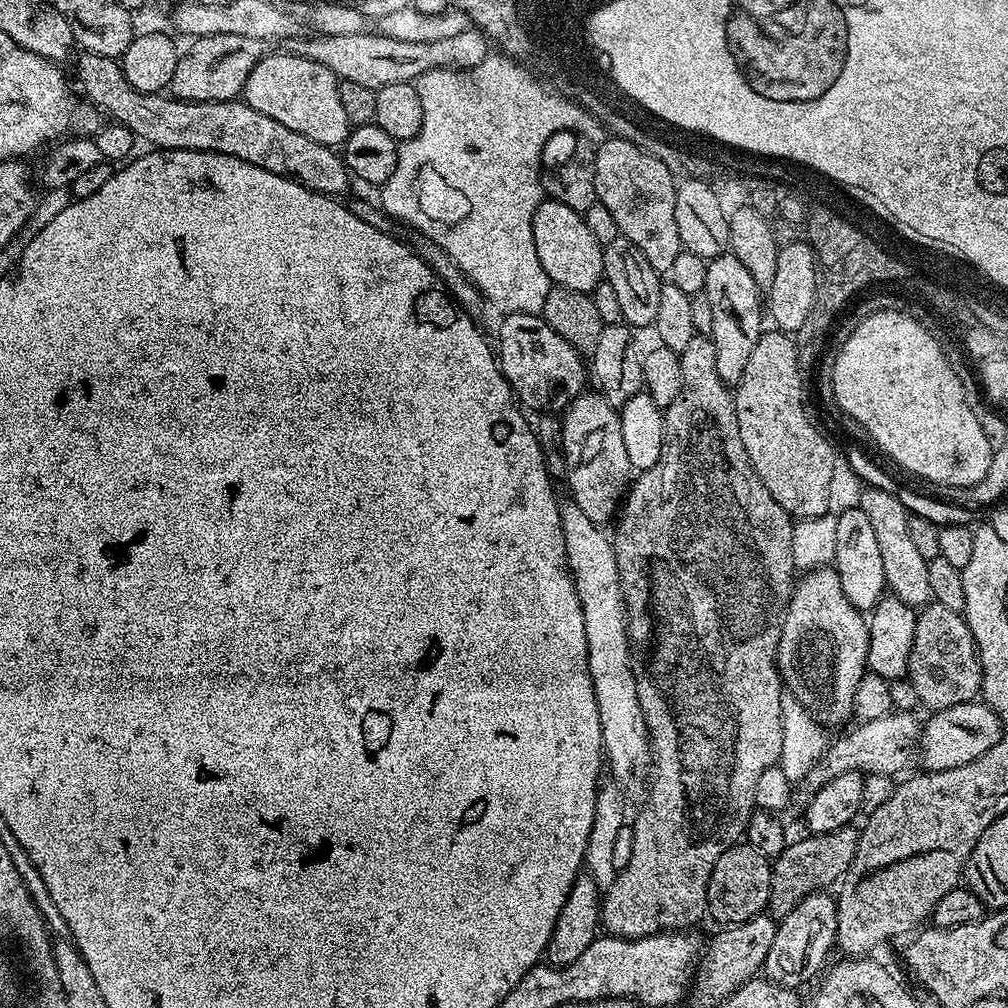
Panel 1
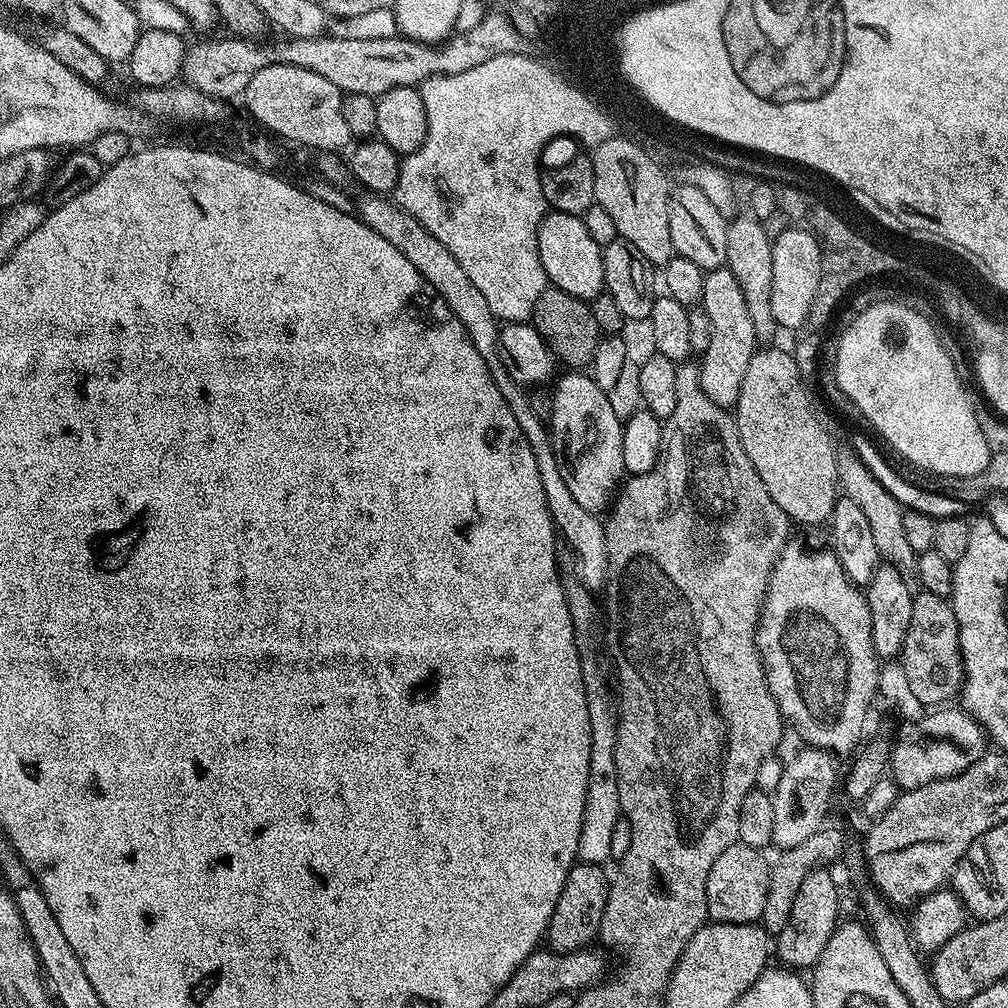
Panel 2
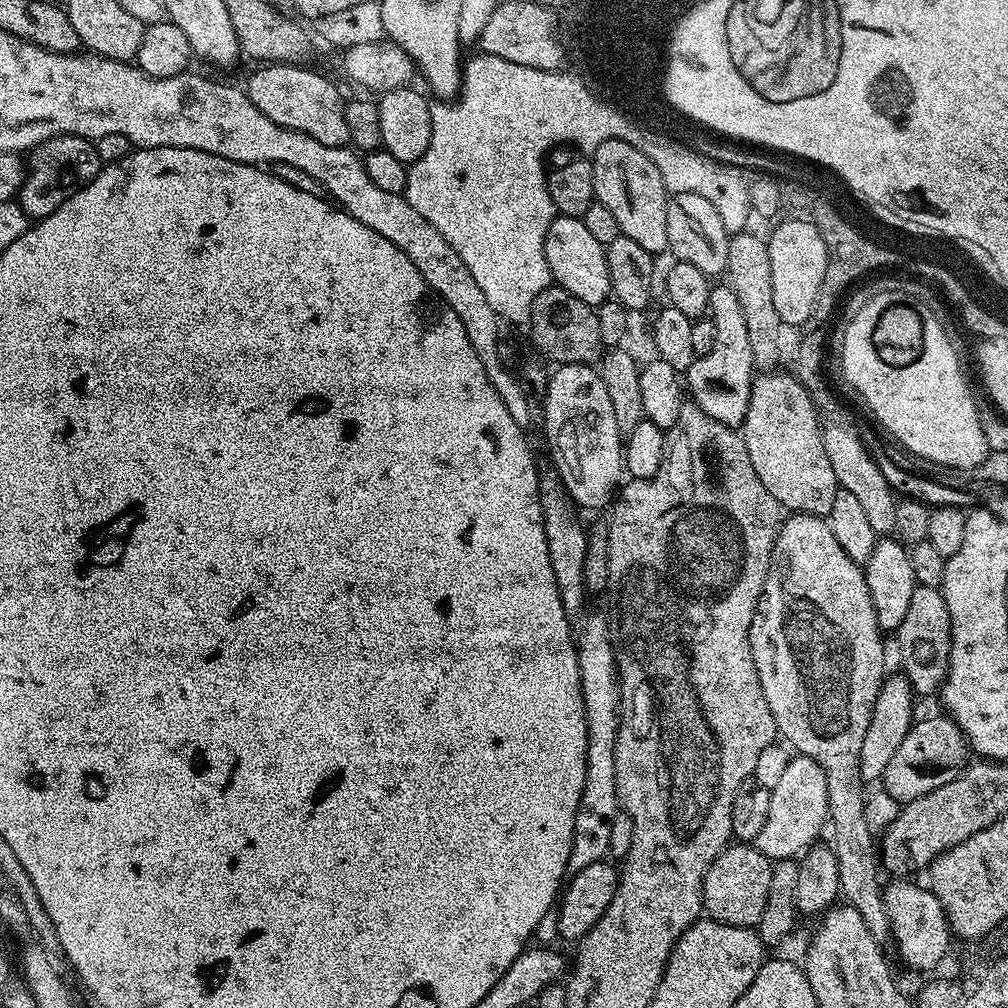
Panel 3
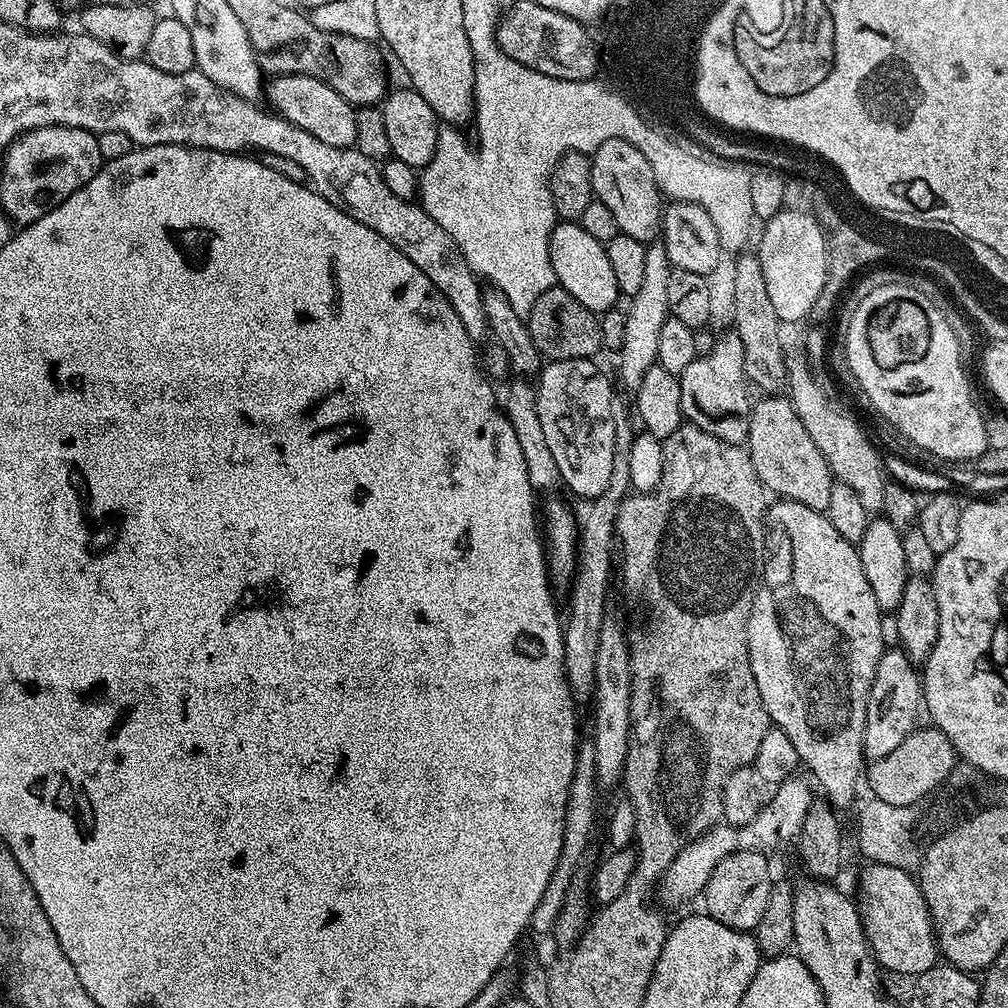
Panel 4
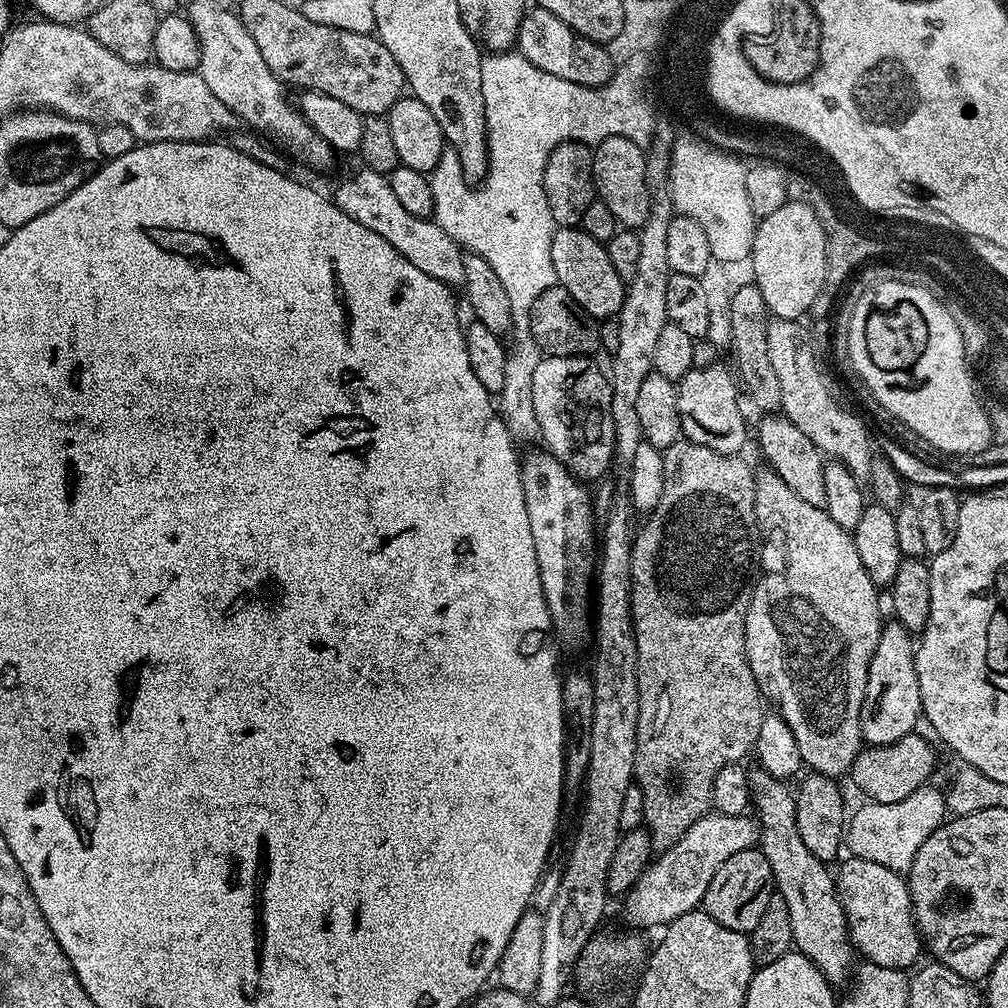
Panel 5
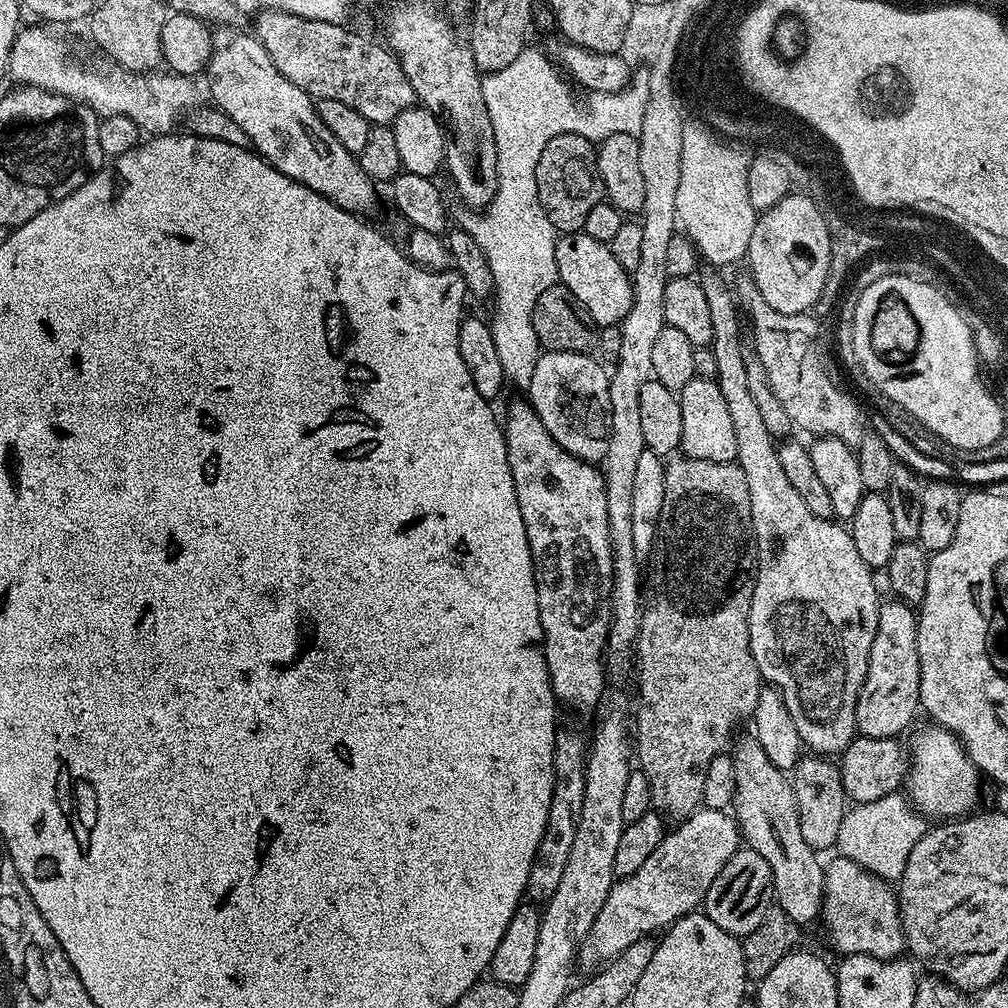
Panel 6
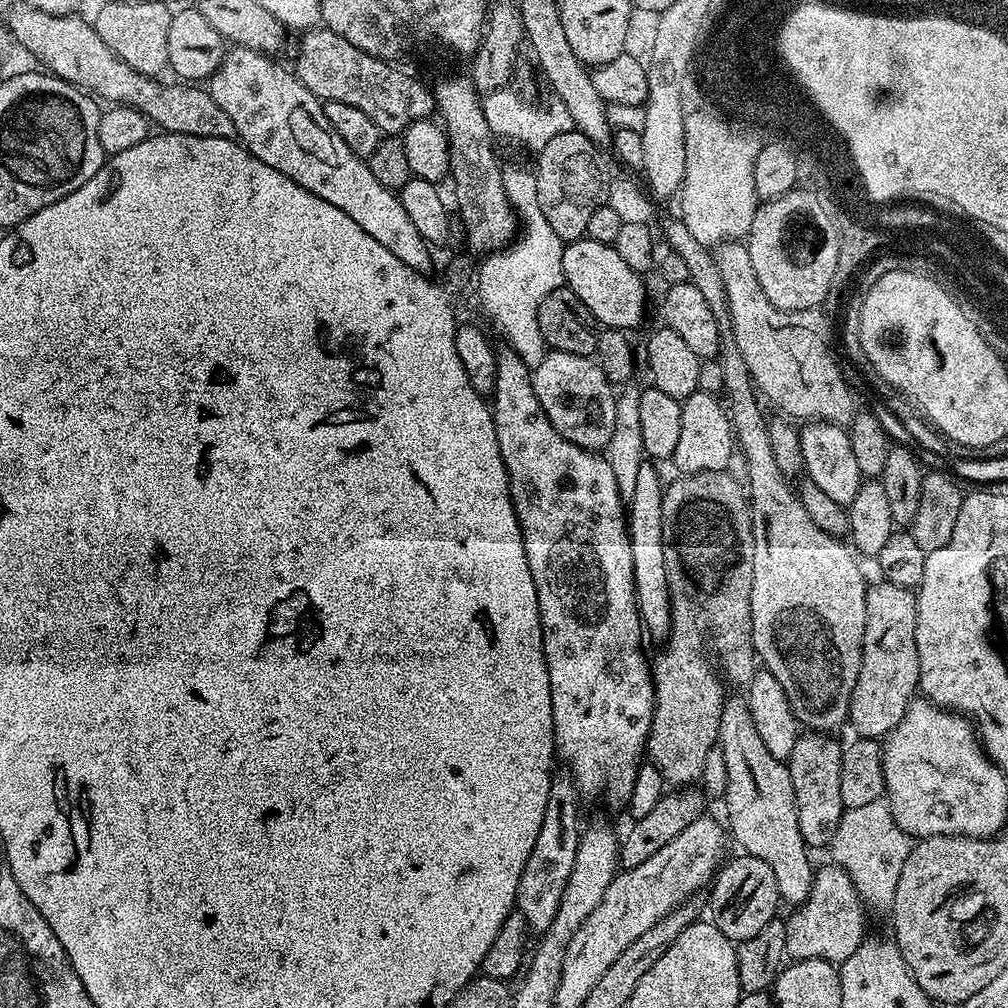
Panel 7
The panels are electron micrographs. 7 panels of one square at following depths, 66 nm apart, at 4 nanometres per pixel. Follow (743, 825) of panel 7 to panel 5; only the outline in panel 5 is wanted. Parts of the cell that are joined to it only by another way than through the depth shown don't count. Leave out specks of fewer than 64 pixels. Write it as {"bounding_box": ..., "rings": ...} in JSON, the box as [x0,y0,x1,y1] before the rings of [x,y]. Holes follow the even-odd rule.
{"bounding_box":[750,772,854,986],"rings":[[[757,772],[750,783],[758,817],[758,848],[770,862],[775,891],[786,902],[786,910],[790,910],[795,951],[810,958],[810,962],[822,970],[829,984],[839,986],[844,979],[844,983],[849,979],[854,949],[848,937],[848,919],[840,897],[836,895],[833,873],[828,873],[829,865],[825,861],[806,850],[806,842],[802,842],[802,834],[798,834],[795,795],[791,791],[788,793],[784,789],[787,787],[767,772]]]}

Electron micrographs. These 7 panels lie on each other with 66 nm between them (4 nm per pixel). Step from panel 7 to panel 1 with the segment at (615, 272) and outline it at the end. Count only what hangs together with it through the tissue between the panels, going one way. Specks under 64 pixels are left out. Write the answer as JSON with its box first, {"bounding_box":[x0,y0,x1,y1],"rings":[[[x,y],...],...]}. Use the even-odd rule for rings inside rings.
{"bounding_box":[532,198,604,294],"rings":[[[545,198],[540,201],[532,225],[534,250],[538,250],[538,262],[542,262],[542,270],[546,270],[549,280],[555,287],[591,294],[602,283],[604,249],[598,238],[590,234],[590,226],[586,226],[581,213],[570,210],[570,206],[562,206],[562,202]]]}

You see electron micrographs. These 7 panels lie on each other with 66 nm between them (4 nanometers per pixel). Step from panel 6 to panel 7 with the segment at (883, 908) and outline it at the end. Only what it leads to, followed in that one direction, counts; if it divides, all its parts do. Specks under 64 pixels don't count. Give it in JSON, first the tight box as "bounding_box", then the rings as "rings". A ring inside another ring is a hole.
{"bounding_box":[786,862,866,966],"rings":[[[835,862],[827,863],[815,869],[810,894],[804,903],[793,911],[796,913],[790,918],[787,917],[786,946],[788,956],[792,960],[825,960],[839,966],[846,962],[846,958],[850,958],[850,954],[854,954],[854,950],[858,950],[858,946],[866,938],[864,932],[866,905],[861,900],[850,874],[846,874],[846,870],[842,870]]]}

